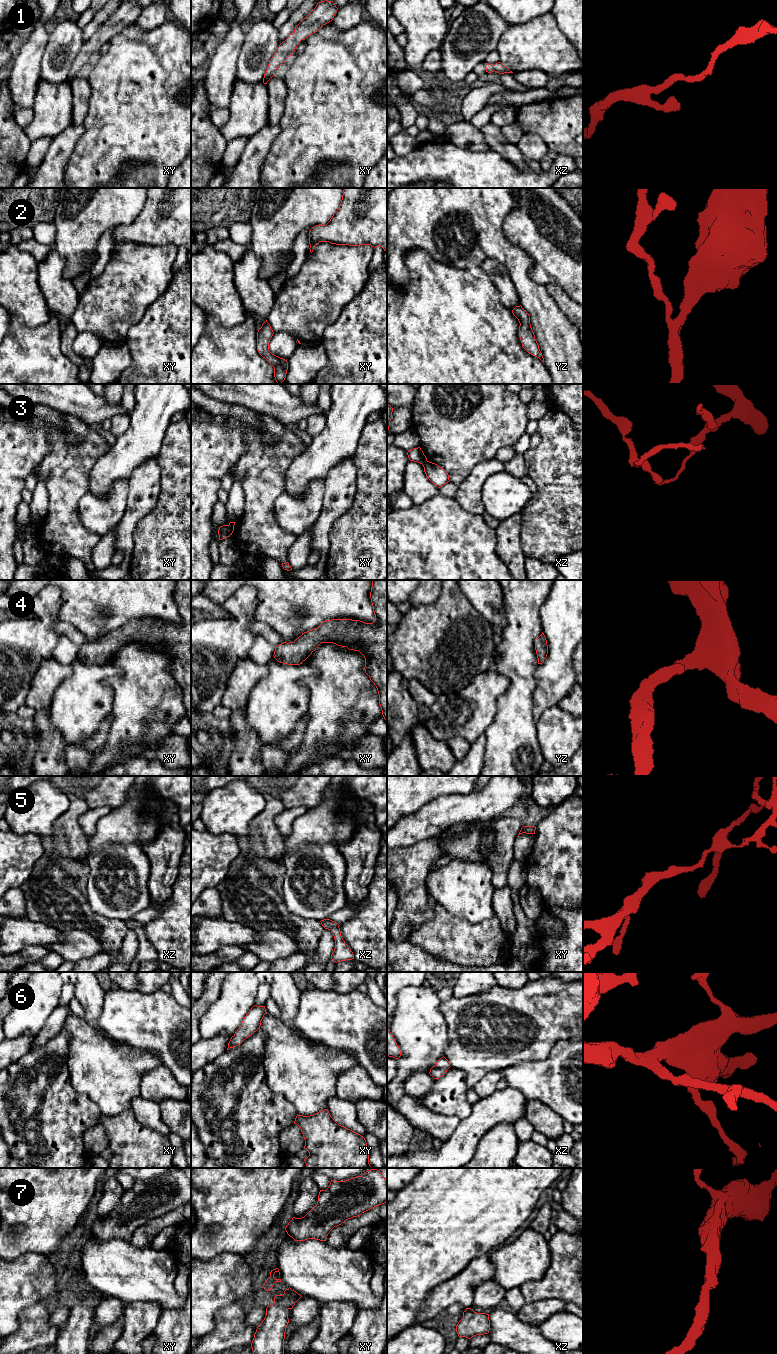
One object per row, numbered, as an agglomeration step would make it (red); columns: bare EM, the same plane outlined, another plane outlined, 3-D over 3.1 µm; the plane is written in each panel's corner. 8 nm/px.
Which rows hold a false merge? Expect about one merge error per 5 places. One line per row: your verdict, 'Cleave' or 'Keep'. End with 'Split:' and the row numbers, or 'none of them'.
1: Keep
2: Keep
3: Cleave
4: Keep
5: Keep
6: Keep
7: Keep
Split: 3

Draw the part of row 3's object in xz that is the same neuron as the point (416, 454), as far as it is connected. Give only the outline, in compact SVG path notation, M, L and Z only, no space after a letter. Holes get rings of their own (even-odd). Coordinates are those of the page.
M420 447L409 450L407 455L410 461L418 462L422 465L427 462L427 458Z

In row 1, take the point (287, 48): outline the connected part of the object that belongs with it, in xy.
M332 1L318 2L316 7L295 27L294 32L283 41L273 57L269 61L263 83L267 82L276 75L277 68L293 55L301 40L305 40L311 34L317 32L323 25L331 22L338 8Z

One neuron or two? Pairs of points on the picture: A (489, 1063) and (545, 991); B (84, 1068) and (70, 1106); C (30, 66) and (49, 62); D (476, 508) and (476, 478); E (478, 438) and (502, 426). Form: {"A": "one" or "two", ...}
{"A": "one", "B": "two", "C": "two", "D": "one", "E": "one"}

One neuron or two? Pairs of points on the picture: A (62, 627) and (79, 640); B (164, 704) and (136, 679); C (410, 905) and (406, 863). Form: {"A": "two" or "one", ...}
{"A": "one", "B": "one", "C": "one"}

